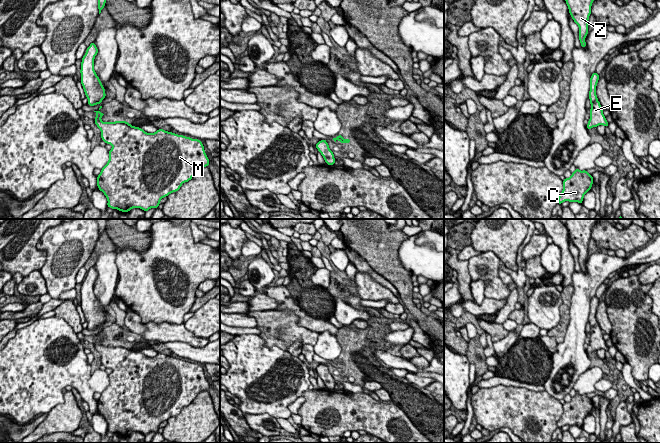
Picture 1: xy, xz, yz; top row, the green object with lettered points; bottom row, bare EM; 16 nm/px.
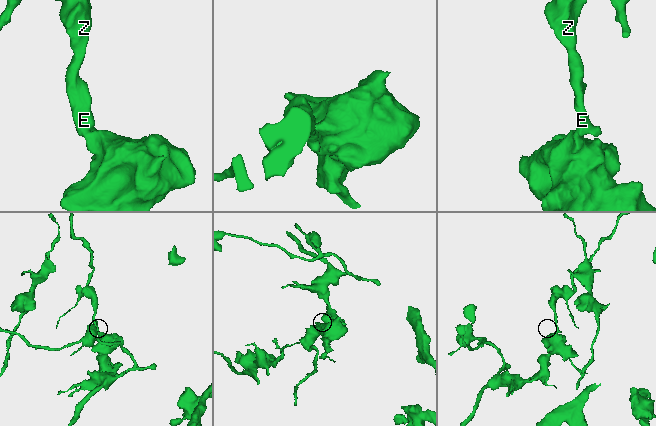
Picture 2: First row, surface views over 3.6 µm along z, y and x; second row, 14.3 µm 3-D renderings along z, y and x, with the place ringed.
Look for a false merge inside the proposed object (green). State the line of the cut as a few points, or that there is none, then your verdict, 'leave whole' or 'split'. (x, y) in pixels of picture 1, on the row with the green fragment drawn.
cut none; leave whole

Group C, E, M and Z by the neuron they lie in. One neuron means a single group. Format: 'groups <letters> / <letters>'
groups C E M Z

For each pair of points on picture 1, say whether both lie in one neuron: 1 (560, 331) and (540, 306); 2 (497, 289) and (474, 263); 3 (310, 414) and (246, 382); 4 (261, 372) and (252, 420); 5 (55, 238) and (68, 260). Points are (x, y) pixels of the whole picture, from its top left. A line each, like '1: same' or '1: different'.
1: different
2: same
3: different
4: different
5: same

